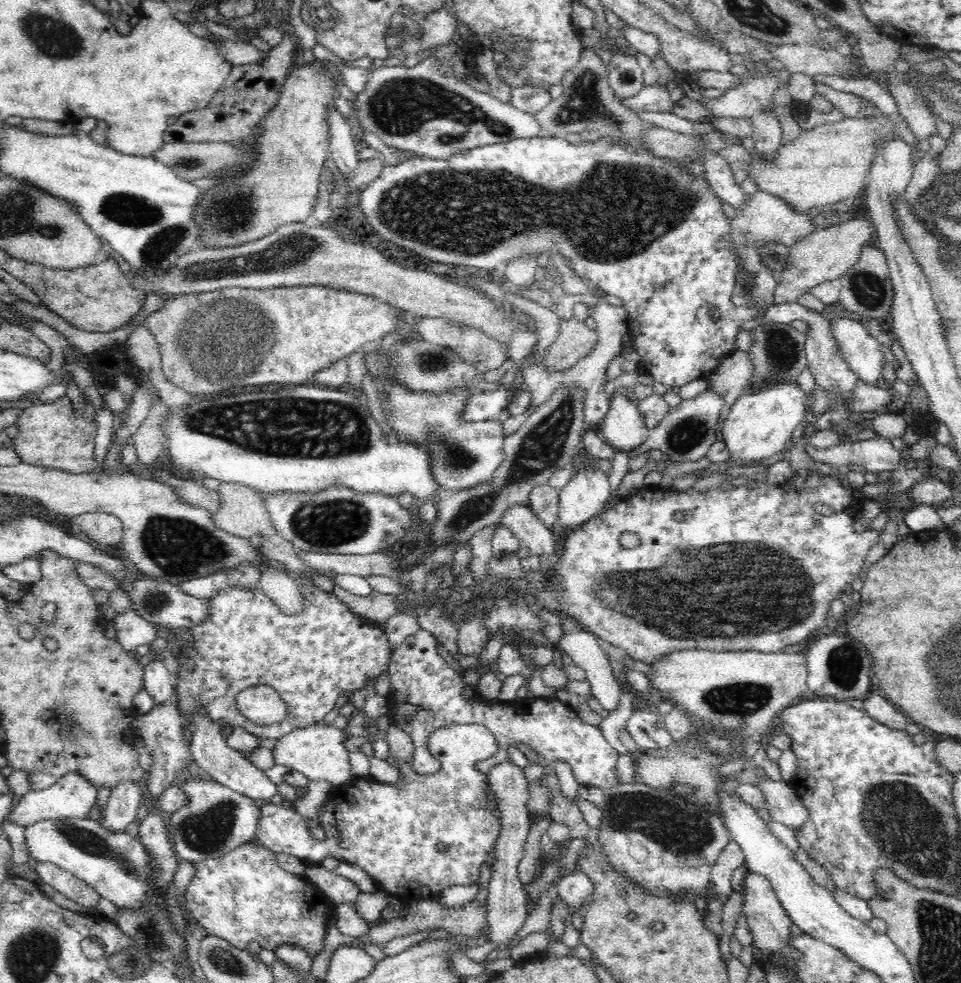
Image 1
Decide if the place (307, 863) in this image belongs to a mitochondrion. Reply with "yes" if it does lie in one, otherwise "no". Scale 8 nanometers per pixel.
no

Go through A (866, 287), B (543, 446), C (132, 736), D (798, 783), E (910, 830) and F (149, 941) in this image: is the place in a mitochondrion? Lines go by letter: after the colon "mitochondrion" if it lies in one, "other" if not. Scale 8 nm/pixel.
A: mitochondrion
B: mitochondrion
C: other
D: other
E: mitochondrion
F: mitochondrion

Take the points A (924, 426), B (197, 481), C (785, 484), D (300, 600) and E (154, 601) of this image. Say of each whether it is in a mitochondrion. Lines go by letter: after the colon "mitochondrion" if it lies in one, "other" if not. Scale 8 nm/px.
A: other
B: other
C: other
D: other
E: mitochondrion

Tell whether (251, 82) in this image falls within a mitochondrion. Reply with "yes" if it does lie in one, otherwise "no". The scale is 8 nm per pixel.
no

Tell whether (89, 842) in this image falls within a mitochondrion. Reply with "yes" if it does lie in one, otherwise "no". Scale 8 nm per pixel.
yes

